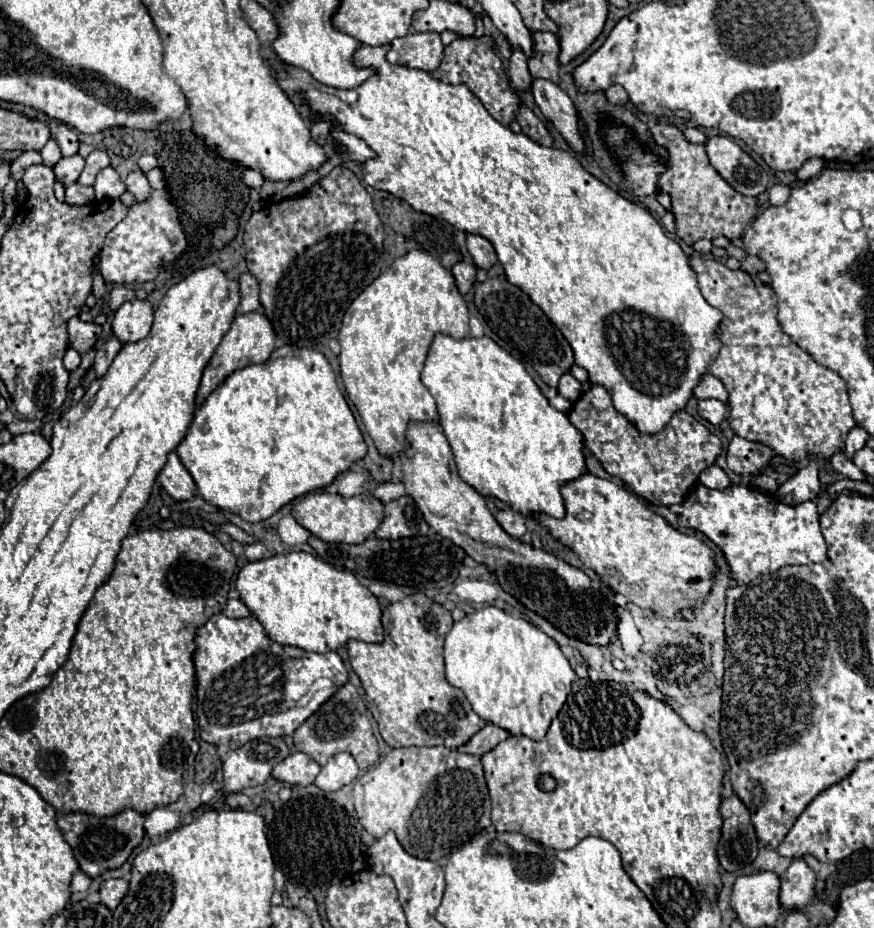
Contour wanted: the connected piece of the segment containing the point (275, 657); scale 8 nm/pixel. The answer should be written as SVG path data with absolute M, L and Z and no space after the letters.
M213 614L195 630L195 678L197 678L197 724L201 738L223 744L229 750L261 736L291 736L301 722L347 682L347 668L337 652L307 652L273 642L255 616L241 620Z

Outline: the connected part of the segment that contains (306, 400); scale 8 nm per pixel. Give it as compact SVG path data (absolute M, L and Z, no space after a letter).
M281 346L277 350L273 350L273 354L269 356L267 362L261 364L251 364L247 368L235 370L219 388L213 390L213 394L203 402L201 408L197 408L193 422L187 430L187 436L183 438L183 442L177 446L177 454L181 456L181 462L185 464L185 468L189 470L189 474L193 476L197 490L201 494L201 498L217 508L229 510L237 516L241 516L247 522L261 522L267 520L269 516L273 516L281 506L289 504L291 500L295 500L297 496L309 494L313 490L325 488L329 486L337 474L349 470L357 460L361 460L367 454L367 444L363 440L363 434L355 422L355 416L351 412L351 408L347 406L345 396L341 394L339 386L337 386L337 378L331 370L331 364L327 362L327 358L319 352L319 350L311 350L311 348L289 348L289 346Z

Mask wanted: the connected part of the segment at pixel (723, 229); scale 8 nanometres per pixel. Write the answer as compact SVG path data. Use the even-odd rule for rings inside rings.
M653 124L651 136L655 144L667 148L669 168L659 178L659 190L671 196L671 212L675 216L675 234L689 246L701 238L725 236L729 240L741 238L747 224L757 214L757 198L743 196L733 190L719 172L709 164L703 144L691 144L683 138L683 132L673 124Z

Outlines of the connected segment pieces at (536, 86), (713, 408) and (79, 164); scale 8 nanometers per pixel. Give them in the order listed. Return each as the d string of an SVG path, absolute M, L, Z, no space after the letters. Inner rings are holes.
M533 80L533 96L539 104L543 116L555 126L555 130L565 138L565 142L577 154L585 152L585 142L577 126L577 110L571 98L551 80Z
M699 400L699 416L711 422L713 426L719 426L725 420L727 404L721 400Z
M75 154L75 156L69 156L69 158L63 158L55 164L55 176L59 182L63 182L63 186L69 186L73 182L77 182L81 170L85 166L85 158L81 154Z

